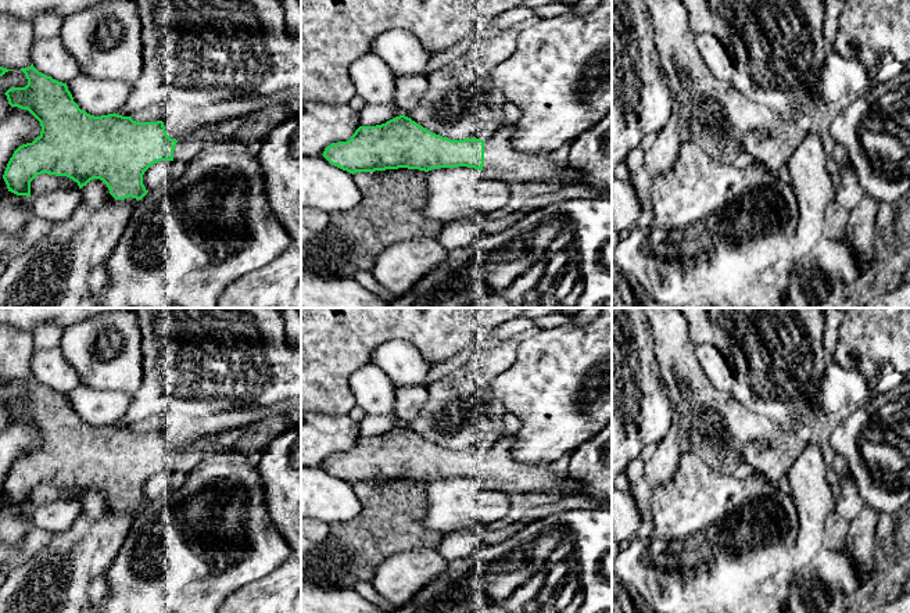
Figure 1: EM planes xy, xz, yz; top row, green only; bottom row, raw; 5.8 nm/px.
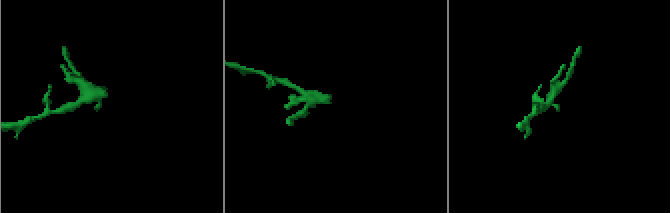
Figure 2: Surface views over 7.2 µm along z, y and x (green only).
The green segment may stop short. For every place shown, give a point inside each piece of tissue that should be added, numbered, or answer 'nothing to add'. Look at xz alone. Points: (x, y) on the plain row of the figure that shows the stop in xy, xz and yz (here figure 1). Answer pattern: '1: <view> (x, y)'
1: xz (504, 473)

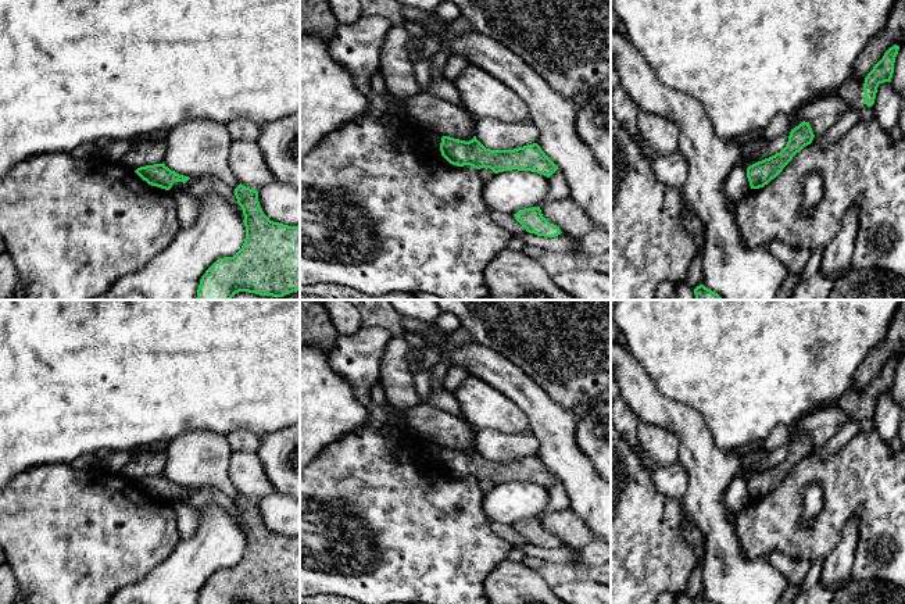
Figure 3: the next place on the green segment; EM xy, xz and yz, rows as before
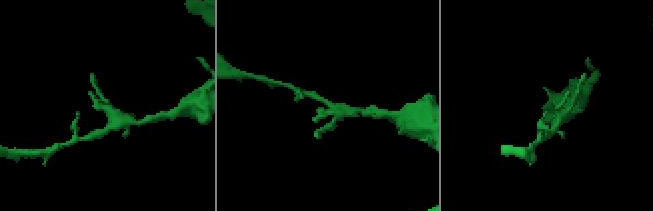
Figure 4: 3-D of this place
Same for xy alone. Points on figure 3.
nothing to add

